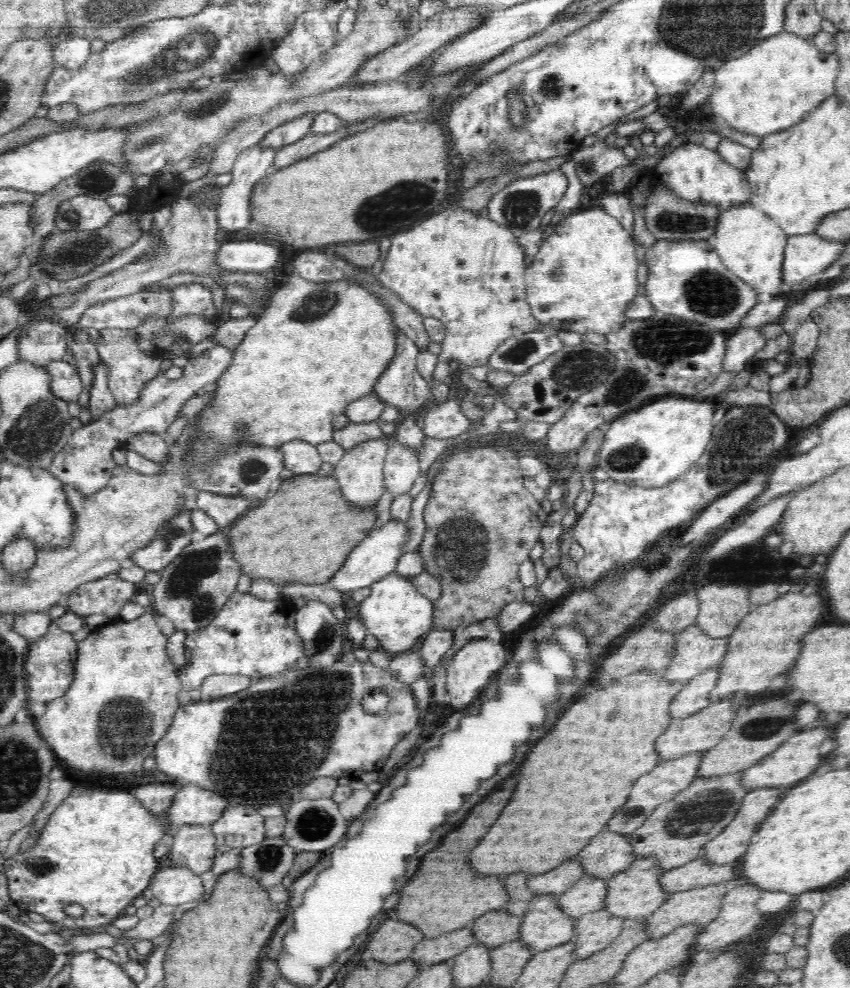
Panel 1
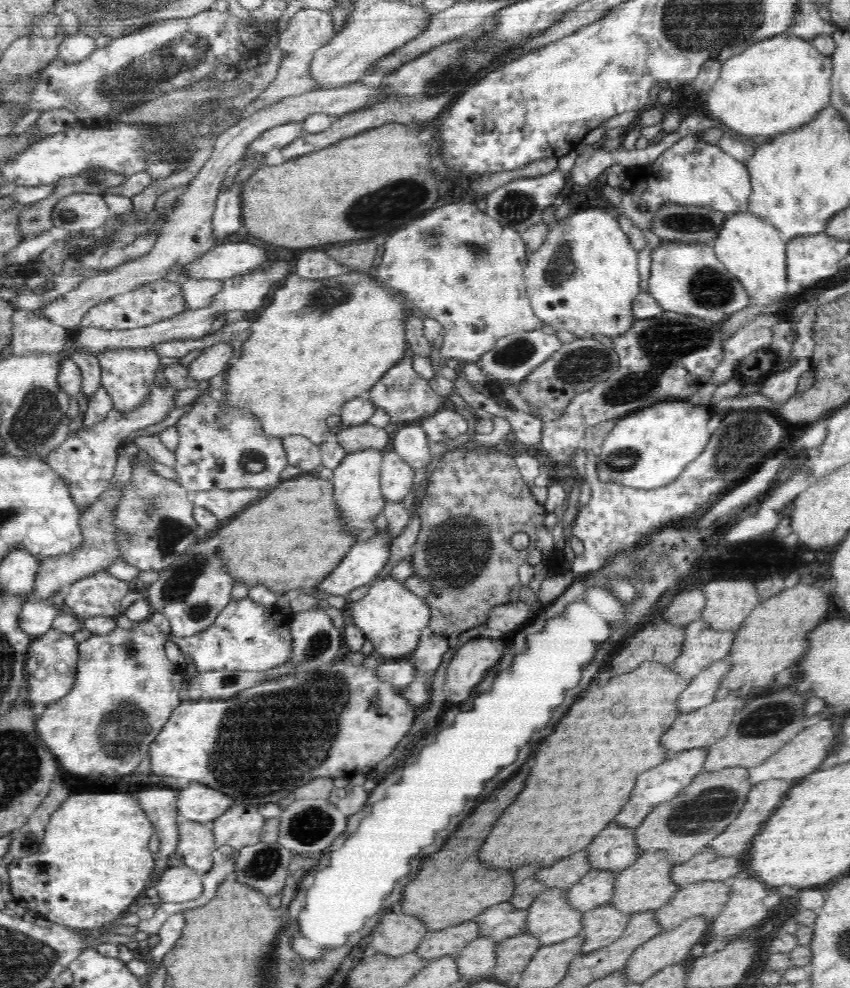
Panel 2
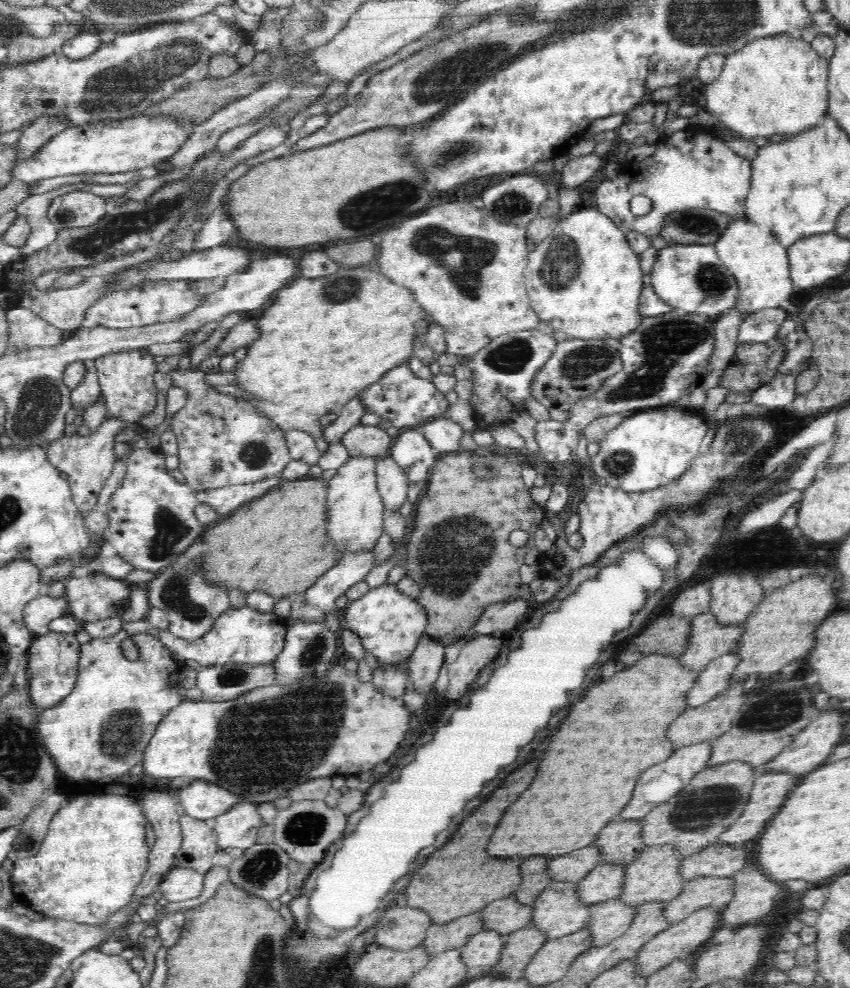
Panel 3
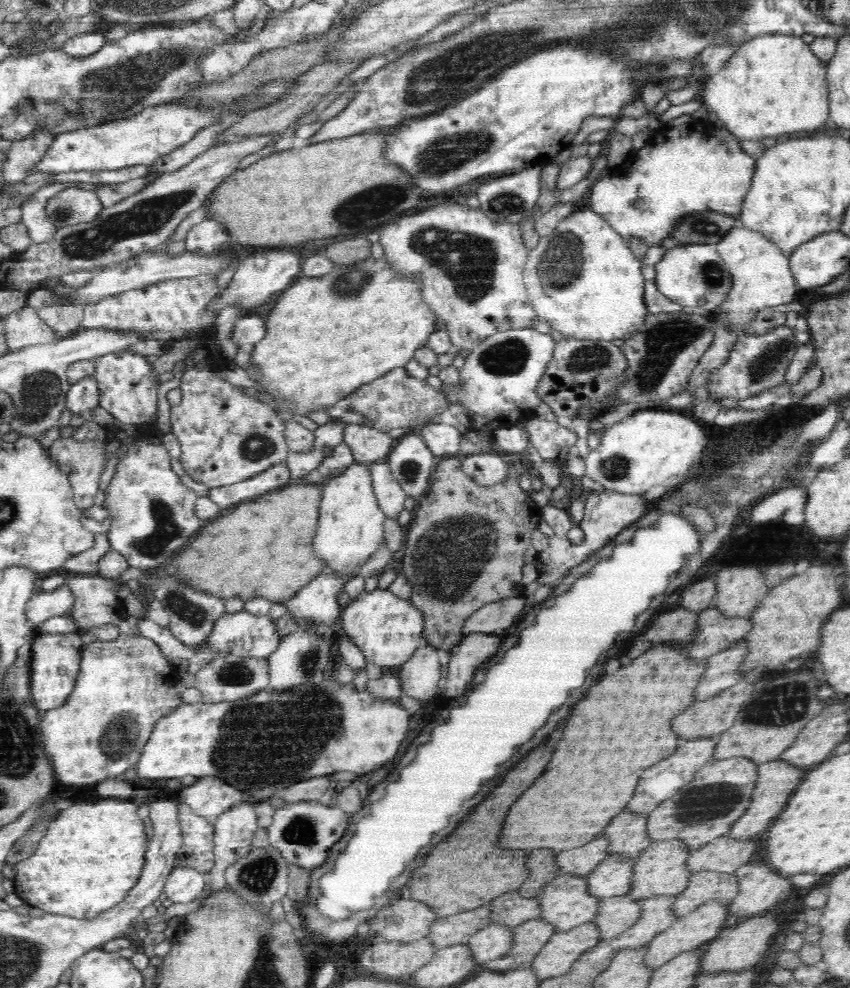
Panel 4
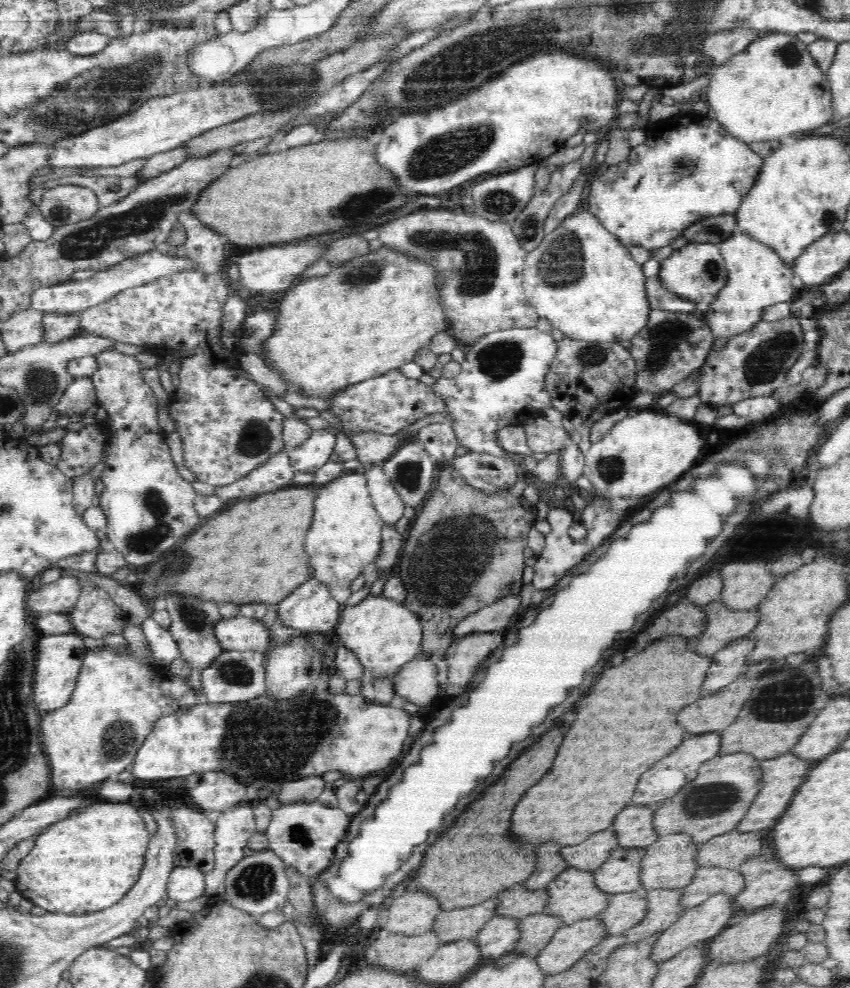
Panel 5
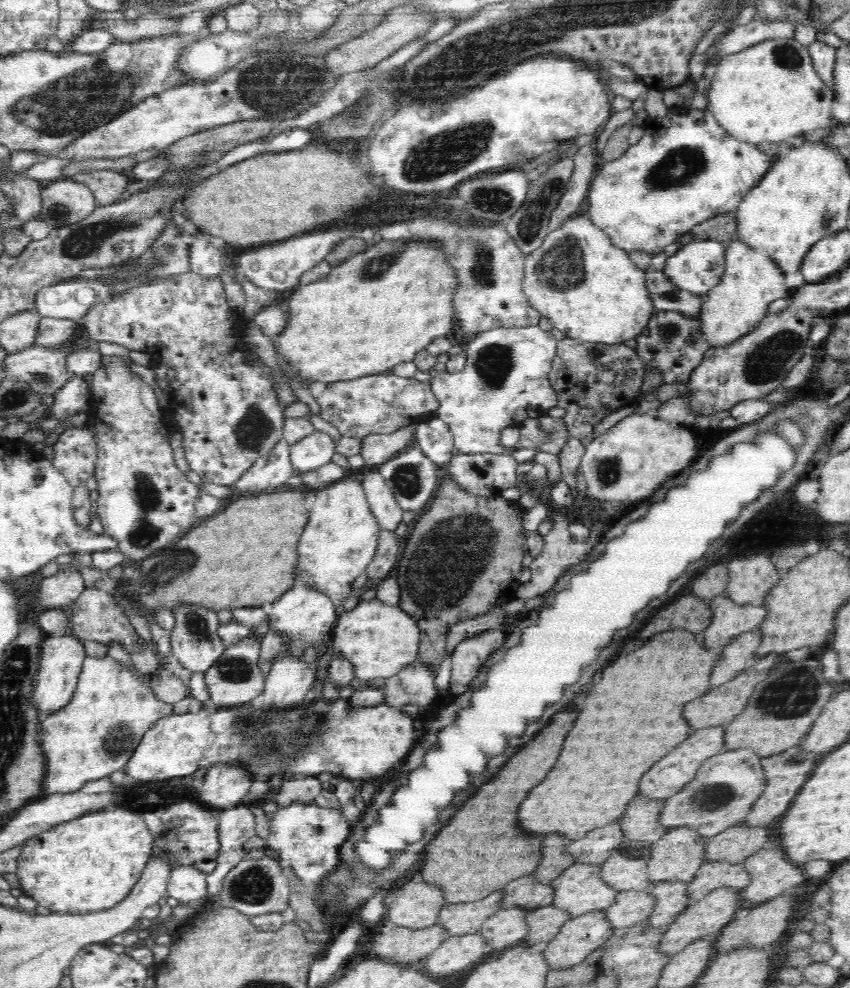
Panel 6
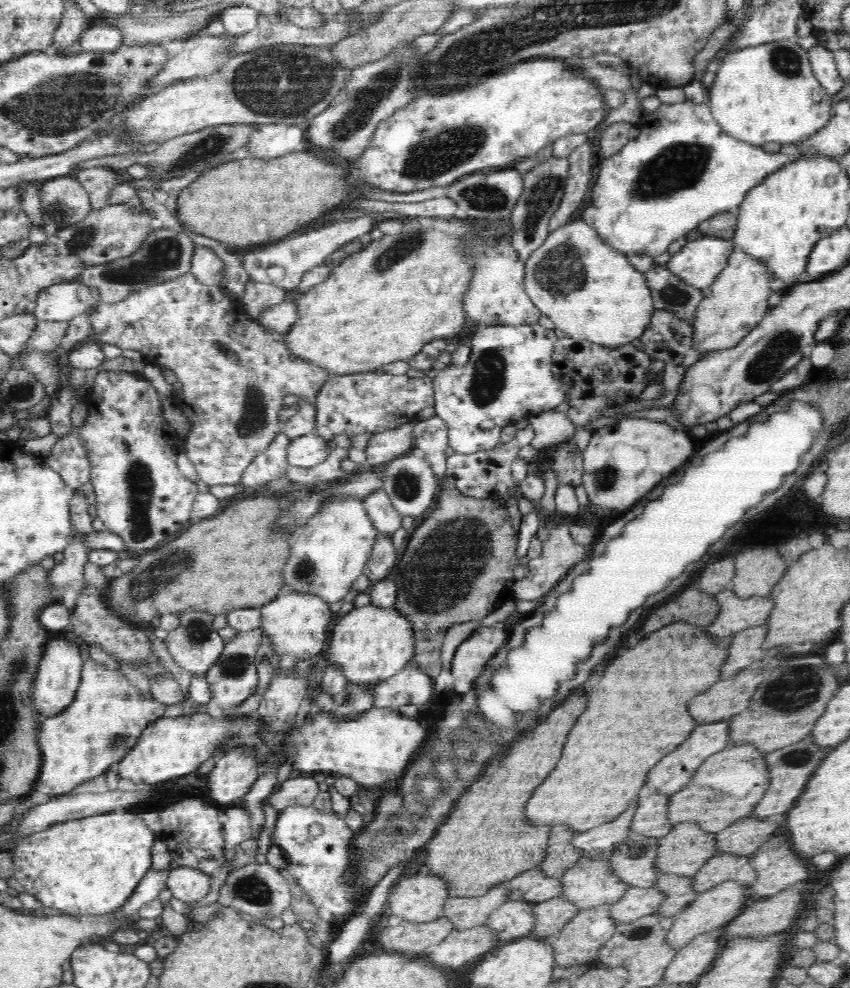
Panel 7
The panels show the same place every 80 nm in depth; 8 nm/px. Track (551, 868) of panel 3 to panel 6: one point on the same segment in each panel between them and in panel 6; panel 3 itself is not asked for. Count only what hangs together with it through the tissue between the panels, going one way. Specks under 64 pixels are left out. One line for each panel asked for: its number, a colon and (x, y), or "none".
4: (579, 862)
5: (588, 855)
6: (596, 847)

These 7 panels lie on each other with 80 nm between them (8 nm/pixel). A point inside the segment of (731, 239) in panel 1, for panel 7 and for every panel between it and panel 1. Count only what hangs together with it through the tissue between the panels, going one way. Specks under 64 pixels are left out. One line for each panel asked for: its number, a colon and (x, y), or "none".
2: (753, 250)
3: (759, 263)
4: (761, 276)
5: (757, 277)
6: (751, 280)
7: (738, 300)

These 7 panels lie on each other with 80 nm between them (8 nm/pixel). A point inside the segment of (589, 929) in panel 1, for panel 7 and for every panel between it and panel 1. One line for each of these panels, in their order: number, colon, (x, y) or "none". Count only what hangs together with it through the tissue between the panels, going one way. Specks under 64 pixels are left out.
2: (602, 925)
3: (608, 920)
4: (616, 914)
5: (624, 910)
6: (631, 906)
7: (635, 903)

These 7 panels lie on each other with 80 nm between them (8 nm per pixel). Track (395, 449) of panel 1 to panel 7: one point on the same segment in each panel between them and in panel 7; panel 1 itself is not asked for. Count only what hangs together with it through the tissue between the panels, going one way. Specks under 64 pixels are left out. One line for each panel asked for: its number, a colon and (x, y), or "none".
2: (396, 477)
3: (392, 484)
4: (389, 494)
5: (386, 501)
6: (383, 504)
7: (386, 519)

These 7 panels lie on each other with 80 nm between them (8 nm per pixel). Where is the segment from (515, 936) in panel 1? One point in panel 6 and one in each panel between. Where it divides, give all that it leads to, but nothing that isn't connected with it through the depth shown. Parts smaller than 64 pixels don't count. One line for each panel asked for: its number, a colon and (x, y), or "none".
2: (502, 921)
3: (506, 915)
4: (510, 909)
5: (517, 902)
6: (525, 893)

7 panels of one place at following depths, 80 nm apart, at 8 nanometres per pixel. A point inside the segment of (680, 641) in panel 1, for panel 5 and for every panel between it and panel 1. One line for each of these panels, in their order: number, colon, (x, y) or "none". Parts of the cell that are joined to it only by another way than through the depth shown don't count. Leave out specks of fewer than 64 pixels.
2: (702, 646)
3: (708, 640)
4: (716, 632)
5: (724, 625)

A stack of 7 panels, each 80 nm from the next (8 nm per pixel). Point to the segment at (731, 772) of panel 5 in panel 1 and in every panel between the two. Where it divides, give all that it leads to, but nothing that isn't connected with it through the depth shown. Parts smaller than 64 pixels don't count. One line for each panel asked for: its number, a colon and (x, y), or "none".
1: (675, 833)
2: (683, 826)
3: (696, 816)
4: (696, 814)

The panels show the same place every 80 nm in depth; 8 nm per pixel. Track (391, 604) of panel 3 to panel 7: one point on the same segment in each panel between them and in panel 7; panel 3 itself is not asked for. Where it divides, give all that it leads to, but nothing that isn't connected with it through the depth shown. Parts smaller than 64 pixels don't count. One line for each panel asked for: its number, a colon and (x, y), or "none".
4: (387, 629)
5: (385, 635)
6: (378, 639)
7: (371, 643)

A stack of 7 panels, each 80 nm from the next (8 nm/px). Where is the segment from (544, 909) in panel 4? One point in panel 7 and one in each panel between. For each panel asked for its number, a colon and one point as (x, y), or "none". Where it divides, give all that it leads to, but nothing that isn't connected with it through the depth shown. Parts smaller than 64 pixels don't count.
5: (573, 895)
6: (578, 890)
7: (587, 883)

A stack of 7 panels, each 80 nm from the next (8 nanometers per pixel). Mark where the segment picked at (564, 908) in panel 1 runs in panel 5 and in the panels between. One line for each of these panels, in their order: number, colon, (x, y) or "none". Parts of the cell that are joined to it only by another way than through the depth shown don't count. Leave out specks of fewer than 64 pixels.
2: (596, 888)
3: (604, 882)
4: (613, 877)
5: (620, 873)

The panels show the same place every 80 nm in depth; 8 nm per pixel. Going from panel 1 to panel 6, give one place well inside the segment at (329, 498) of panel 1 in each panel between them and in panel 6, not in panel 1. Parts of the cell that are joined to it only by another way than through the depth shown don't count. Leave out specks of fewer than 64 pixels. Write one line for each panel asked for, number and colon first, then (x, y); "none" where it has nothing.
2: (291, 540)
3: (277, 544)
4: (264, 548)
5: (229, 559)
6: (211, 567)

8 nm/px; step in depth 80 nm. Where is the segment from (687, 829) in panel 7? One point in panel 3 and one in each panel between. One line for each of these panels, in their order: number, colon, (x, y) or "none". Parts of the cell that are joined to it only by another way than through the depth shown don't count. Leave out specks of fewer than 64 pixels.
3: (654, 876)
4: (661, 868)
5: (669, 863)
6: (677, 855)

